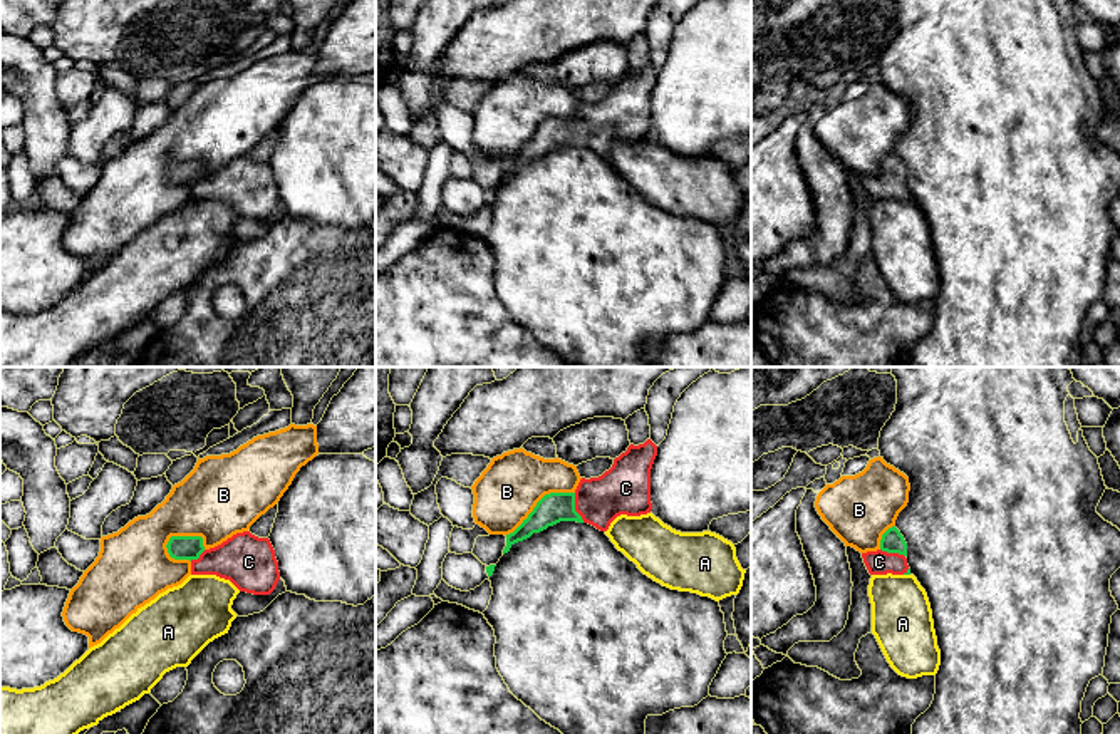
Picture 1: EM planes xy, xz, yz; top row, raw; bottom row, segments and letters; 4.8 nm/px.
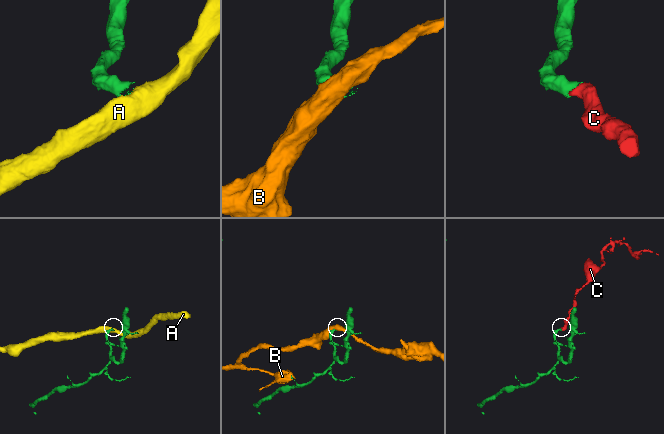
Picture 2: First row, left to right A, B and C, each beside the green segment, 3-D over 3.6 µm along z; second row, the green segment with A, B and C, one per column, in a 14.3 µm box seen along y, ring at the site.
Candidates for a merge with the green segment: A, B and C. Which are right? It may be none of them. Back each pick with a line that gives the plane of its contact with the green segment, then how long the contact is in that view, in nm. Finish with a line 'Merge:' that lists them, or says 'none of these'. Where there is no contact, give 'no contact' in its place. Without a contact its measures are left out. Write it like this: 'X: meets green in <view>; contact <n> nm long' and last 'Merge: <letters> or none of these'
C: meets green in xz; contact 150 nm long
Merge: C

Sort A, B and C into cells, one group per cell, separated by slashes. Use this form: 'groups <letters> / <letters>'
groups A / B / C

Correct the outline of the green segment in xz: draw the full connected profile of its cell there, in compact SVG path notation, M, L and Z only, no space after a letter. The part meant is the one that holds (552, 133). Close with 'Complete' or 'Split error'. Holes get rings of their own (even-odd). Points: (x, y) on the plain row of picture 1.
M651 64L639 70L630 69L602 101L582 102L573 117L545 119L528 142L506 159L503 179L515 168L560 146L589 147L607 156L620 139L651 137L651 94L656 80L657 70Z. Split error

